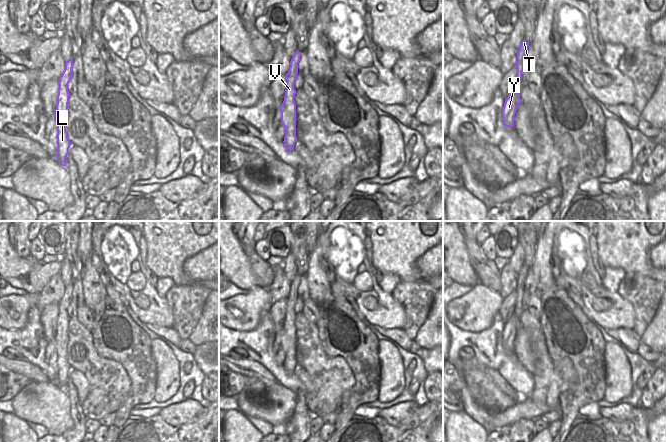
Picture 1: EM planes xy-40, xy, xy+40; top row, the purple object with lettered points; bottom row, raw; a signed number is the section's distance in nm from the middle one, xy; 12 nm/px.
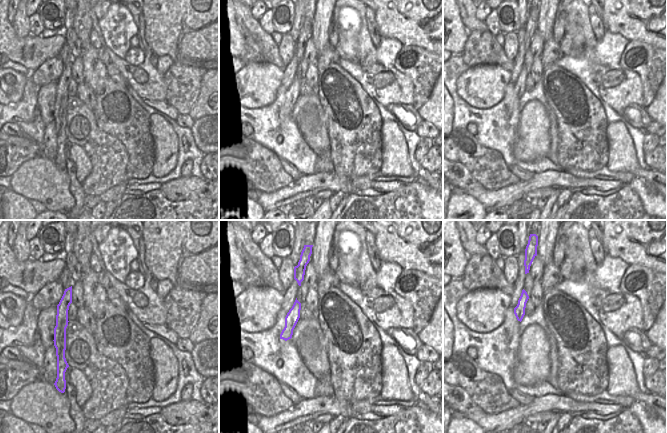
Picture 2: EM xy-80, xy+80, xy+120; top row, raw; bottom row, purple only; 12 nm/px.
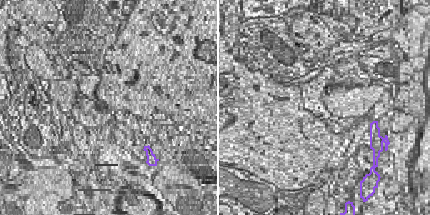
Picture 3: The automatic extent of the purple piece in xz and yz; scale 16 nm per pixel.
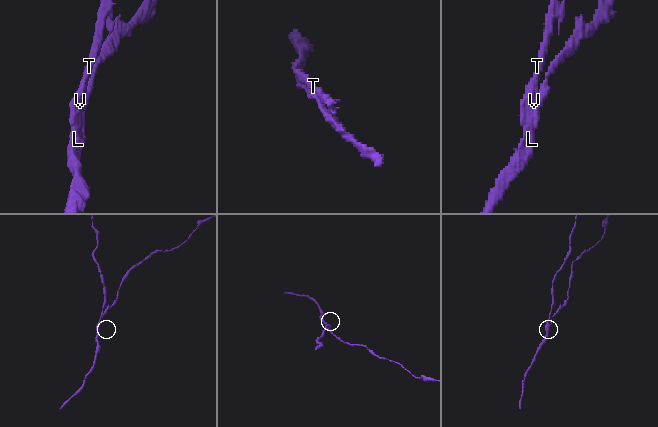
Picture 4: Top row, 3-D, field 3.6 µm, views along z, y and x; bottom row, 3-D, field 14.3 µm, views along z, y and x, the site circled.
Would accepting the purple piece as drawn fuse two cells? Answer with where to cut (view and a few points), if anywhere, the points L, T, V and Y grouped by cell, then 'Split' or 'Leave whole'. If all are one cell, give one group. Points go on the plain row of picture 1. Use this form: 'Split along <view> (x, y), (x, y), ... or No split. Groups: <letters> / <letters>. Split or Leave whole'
Split along xy+40 (513, 313), (518, 318). Groups: L T V / Y. Split

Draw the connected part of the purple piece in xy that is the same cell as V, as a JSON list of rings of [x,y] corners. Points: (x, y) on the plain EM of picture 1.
[[[296,275],[290,285],[289,295],[286,298],[286,314],[284,319],[284,333],[282,335],[281,347],[284,349],[285,360],[284,370],[287,374],[291,375],[297,366],[296,361],[296,328],[294,320],[296,314],[294,307],[298,298],[298,287],[300,285],[301,276]]]

